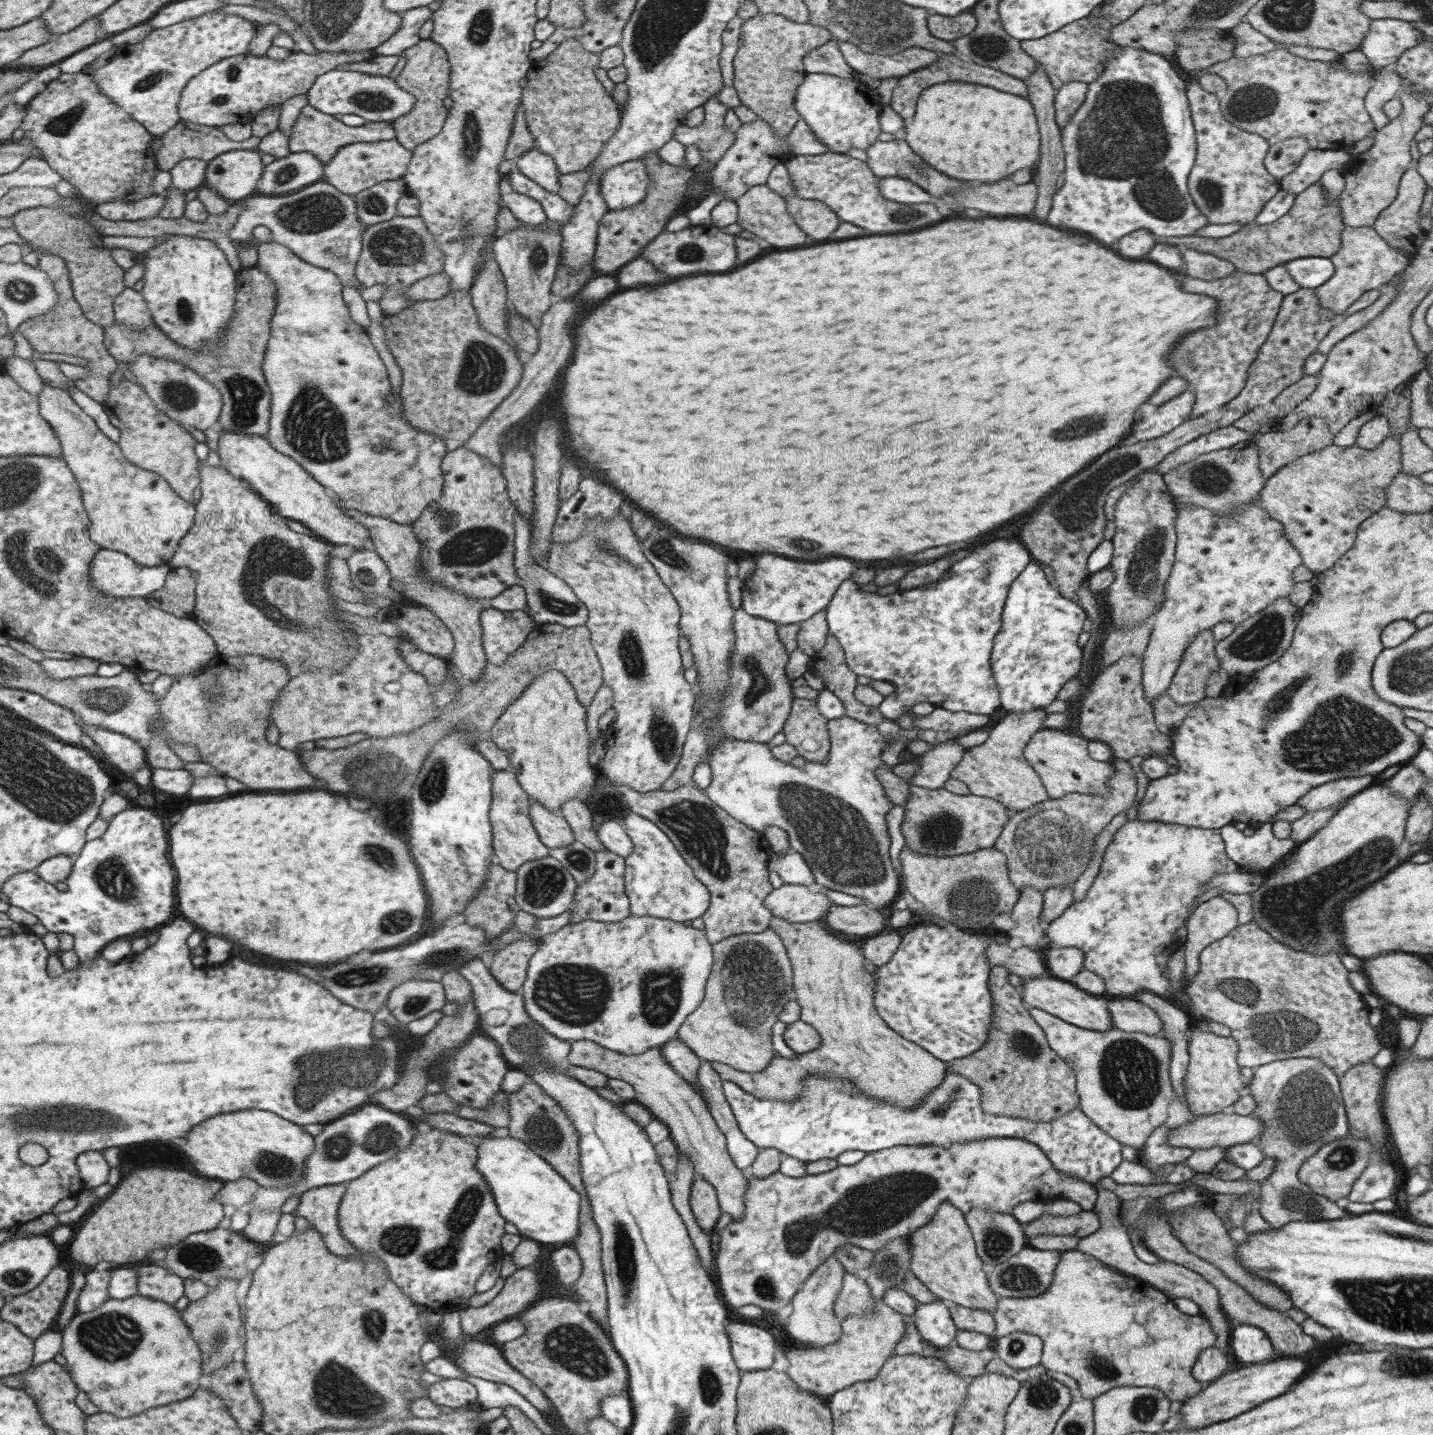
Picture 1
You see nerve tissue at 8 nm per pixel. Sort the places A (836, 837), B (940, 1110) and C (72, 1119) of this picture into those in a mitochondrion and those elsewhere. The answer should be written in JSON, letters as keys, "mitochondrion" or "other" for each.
{"A":"mitochondrion","B":"mitochondrion","C":"mitochondrion"}

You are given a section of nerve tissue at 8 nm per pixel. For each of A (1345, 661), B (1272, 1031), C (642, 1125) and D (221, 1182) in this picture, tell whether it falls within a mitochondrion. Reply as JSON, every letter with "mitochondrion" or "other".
{"A":"mitochondrion","B":"mitochondrion","C":"other","D":"other"}

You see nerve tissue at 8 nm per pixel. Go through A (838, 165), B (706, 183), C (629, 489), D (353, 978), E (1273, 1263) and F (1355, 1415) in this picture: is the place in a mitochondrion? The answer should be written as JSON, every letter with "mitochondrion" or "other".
{"A":"other","B":"other","C":"other","D":"mitochondrion","E":"other","F":"other"}

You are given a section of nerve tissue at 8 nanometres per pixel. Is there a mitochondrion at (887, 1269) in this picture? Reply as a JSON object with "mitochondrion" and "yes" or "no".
{"mitochondrion":"yes"}

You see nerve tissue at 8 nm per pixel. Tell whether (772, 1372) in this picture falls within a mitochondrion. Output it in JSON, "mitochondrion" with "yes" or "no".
{"mitochondrion":"no"}

